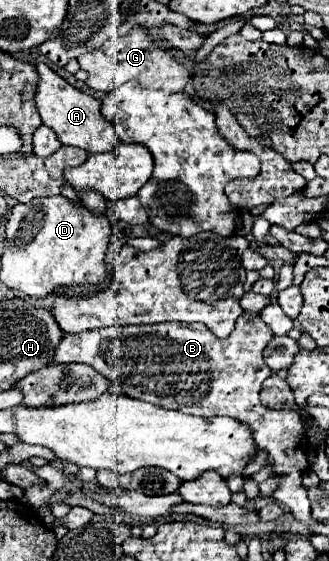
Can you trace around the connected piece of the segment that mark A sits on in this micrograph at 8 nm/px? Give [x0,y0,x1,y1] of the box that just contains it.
[35,63,119,153]

